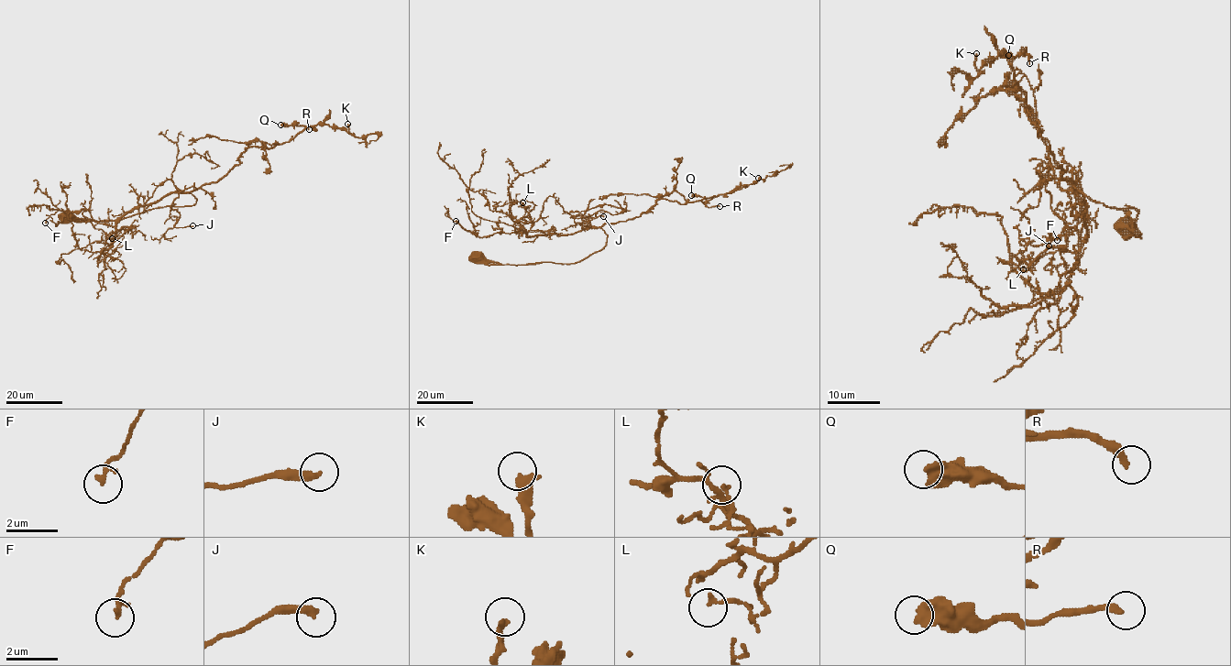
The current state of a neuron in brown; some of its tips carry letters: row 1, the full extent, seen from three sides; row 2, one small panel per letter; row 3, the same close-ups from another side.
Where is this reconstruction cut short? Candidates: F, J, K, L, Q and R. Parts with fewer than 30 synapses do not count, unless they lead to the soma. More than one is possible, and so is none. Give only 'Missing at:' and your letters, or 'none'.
Missing at: none

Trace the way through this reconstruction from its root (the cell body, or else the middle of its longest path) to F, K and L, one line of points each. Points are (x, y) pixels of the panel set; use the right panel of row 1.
F: (1128, 223), (1140, 234), (1135, 208), (1071, 183), (1086, 238), (1081, 213), (1057, 240)
K: (1128, 223), (1140, 234), (1135, 208), (1062, 177), (1011, 61), (978, 70), (976, 53)
L: (1128, 223), (1140, 234), (1135, 208), (1105, 207), (1071, 183), (1082, 195), (1083, 245), (1023, 269)

